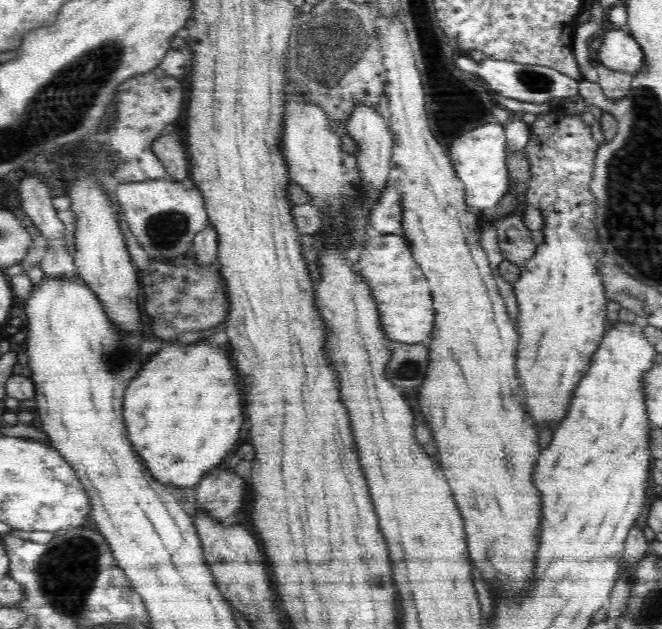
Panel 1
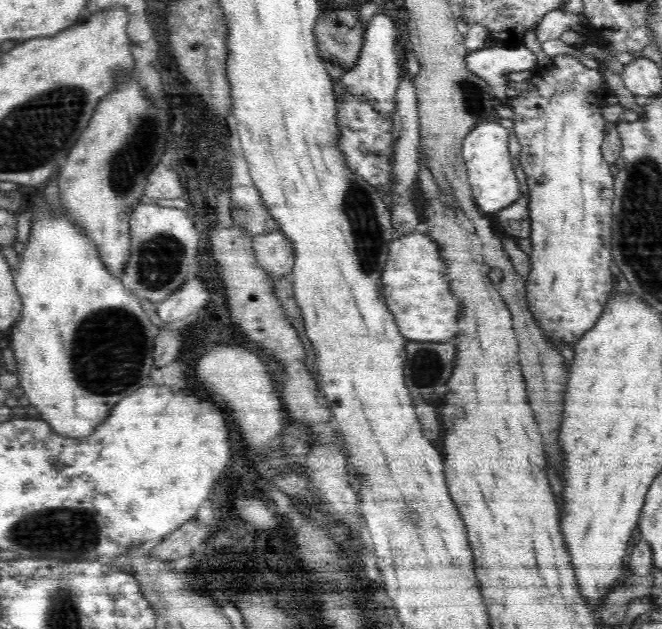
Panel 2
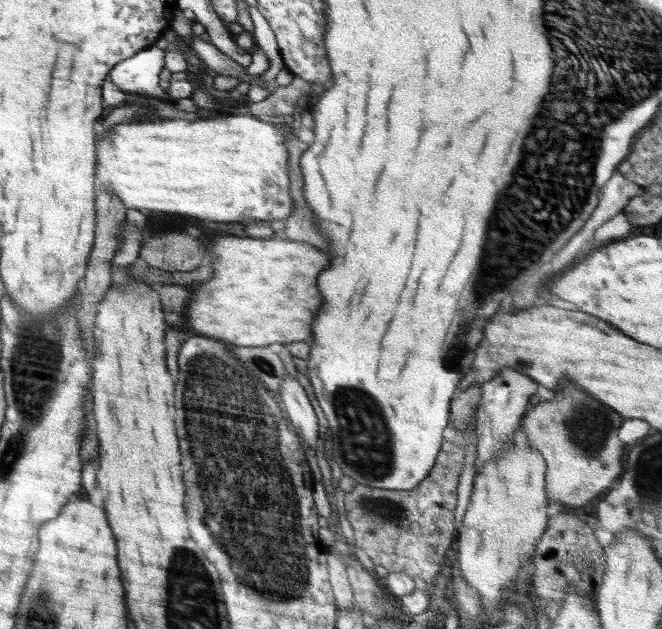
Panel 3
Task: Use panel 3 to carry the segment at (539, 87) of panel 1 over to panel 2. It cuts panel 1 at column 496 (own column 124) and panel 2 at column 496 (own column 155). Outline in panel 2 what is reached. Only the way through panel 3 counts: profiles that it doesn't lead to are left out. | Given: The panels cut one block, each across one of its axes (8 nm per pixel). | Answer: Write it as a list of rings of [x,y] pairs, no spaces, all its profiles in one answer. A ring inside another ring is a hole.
[[[498,44],[469,51],[465,61],[467,67],[483,78],[498,96],[510,84],[506,74],[532,70],[536,65],[535,55],[527,47],[510,48]]]

